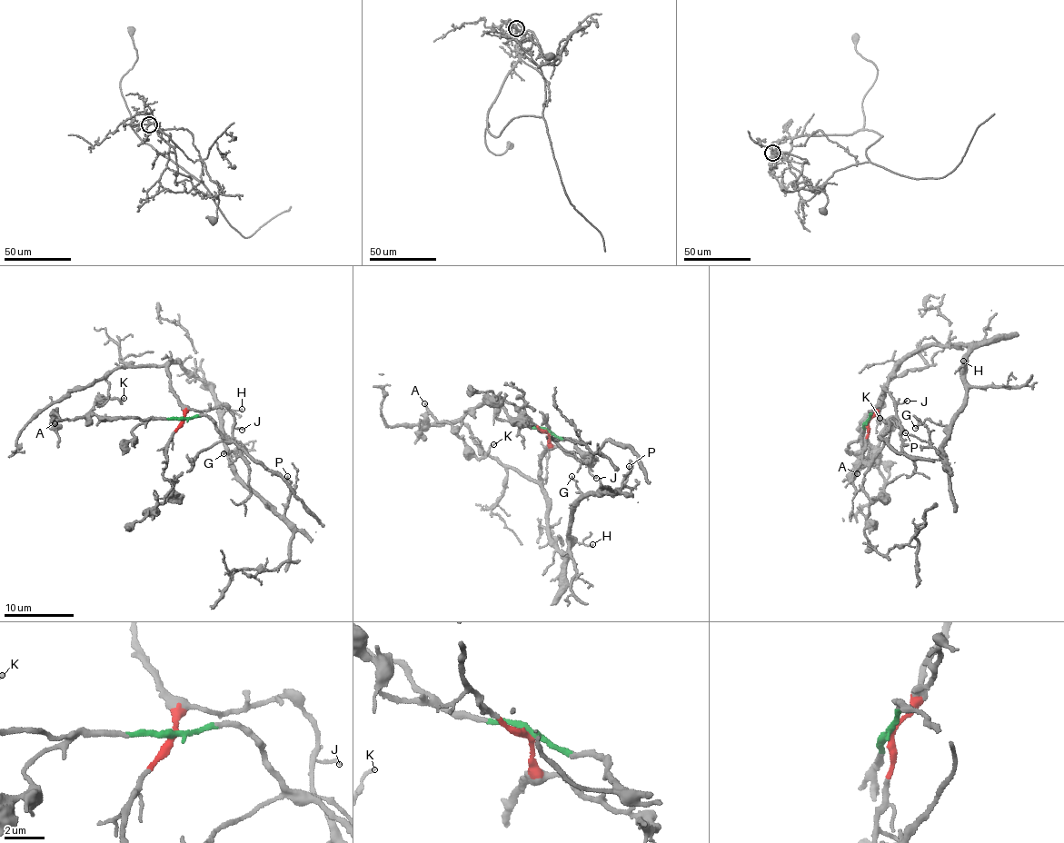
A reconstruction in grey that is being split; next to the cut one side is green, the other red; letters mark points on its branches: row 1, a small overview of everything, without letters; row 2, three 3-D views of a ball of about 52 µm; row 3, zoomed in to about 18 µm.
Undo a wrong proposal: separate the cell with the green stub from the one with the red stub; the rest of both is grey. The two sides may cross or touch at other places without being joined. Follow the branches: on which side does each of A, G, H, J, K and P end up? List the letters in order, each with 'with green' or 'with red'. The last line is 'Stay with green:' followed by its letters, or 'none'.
A: with green
G: with red
H: with red
J: with red
K: with green
P: with red
Stay with green: A, K

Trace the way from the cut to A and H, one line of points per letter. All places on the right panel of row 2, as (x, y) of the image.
A: (866, 422), (865, 432), (847, 449), (853, 453), (868, 448), (873, 451), (856, 474)
H: (866, 422), (889, 386), (892, 369), (906, 357), (929, 346), (963, 342), (969, 347), (964, 368), (962, 361)

